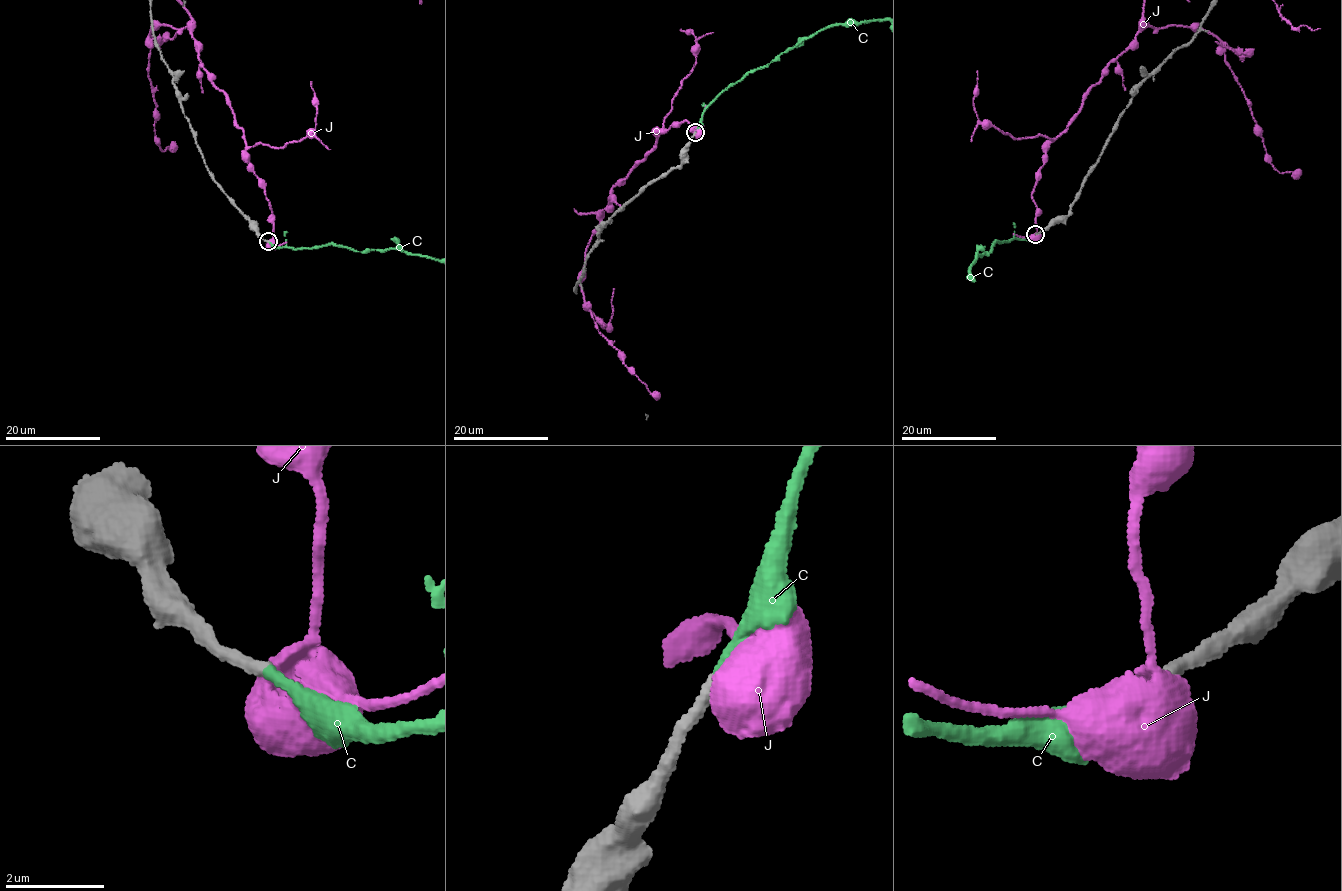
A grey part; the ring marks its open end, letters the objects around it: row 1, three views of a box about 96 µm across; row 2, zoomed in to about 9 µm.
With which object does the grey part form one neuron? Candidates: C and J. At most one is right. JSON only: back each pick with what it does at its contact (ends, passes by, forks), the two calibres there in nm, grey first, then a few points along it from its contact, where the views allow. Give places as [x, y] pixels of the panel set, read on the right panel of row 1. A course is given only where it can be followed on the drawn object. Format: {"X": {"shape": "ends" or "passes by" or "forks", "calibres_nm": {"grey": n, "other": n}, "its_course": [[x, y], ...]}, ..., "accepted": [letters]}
{"C": {"shape": "ends", "calibres_nm": {"grey": 240, "other": 200}}, "accepted": ["C"]}

